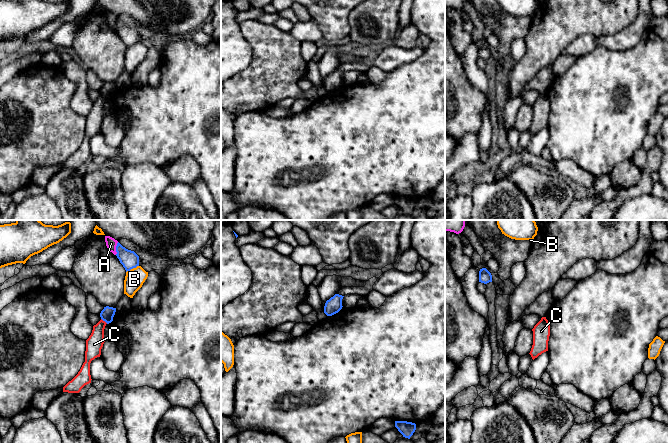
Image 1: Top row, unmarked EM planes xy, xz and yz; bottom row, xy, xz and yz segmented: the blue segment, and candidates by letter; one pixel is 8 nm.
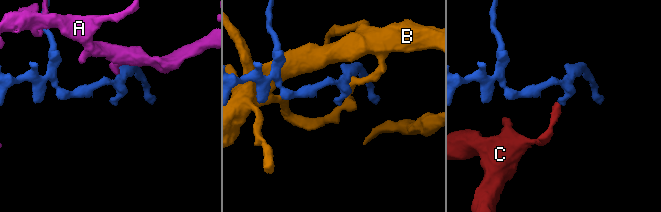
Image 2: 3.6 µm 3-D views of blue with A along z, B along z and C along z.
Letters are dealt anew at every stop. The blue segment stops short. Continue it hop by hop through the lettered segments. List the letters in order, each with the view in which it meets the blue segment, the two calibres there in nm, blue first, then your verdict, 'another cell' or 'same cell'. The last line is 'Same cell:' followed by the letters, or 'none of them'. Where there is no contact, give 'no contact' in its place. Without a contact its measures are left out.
A: xy | 150/90 nm | another cell
B: xy | 150/160 nm | another cell
C: xy | 110/140 nm | another cell
Same cell: none of them

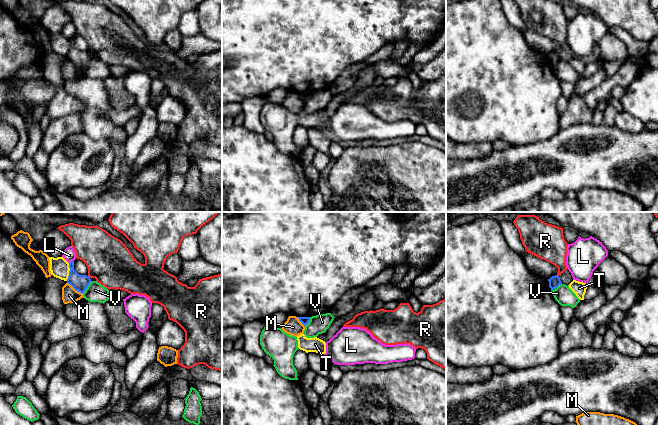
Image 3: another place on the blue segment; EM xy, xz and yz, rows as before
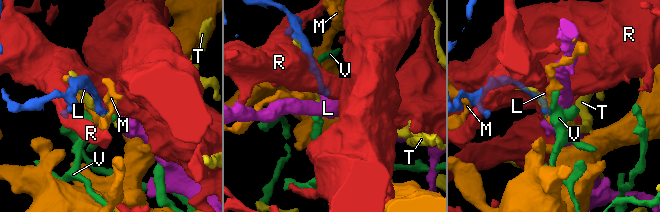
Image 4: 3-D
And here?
L: xy | 130/100 nm | another cell
M: xy | 130/130 nm | another cell
R: no contact | another cell
T: xy | 130/160 nm | another cell
V: xy | 130/160 nm | another cell
Same cell: none of them

